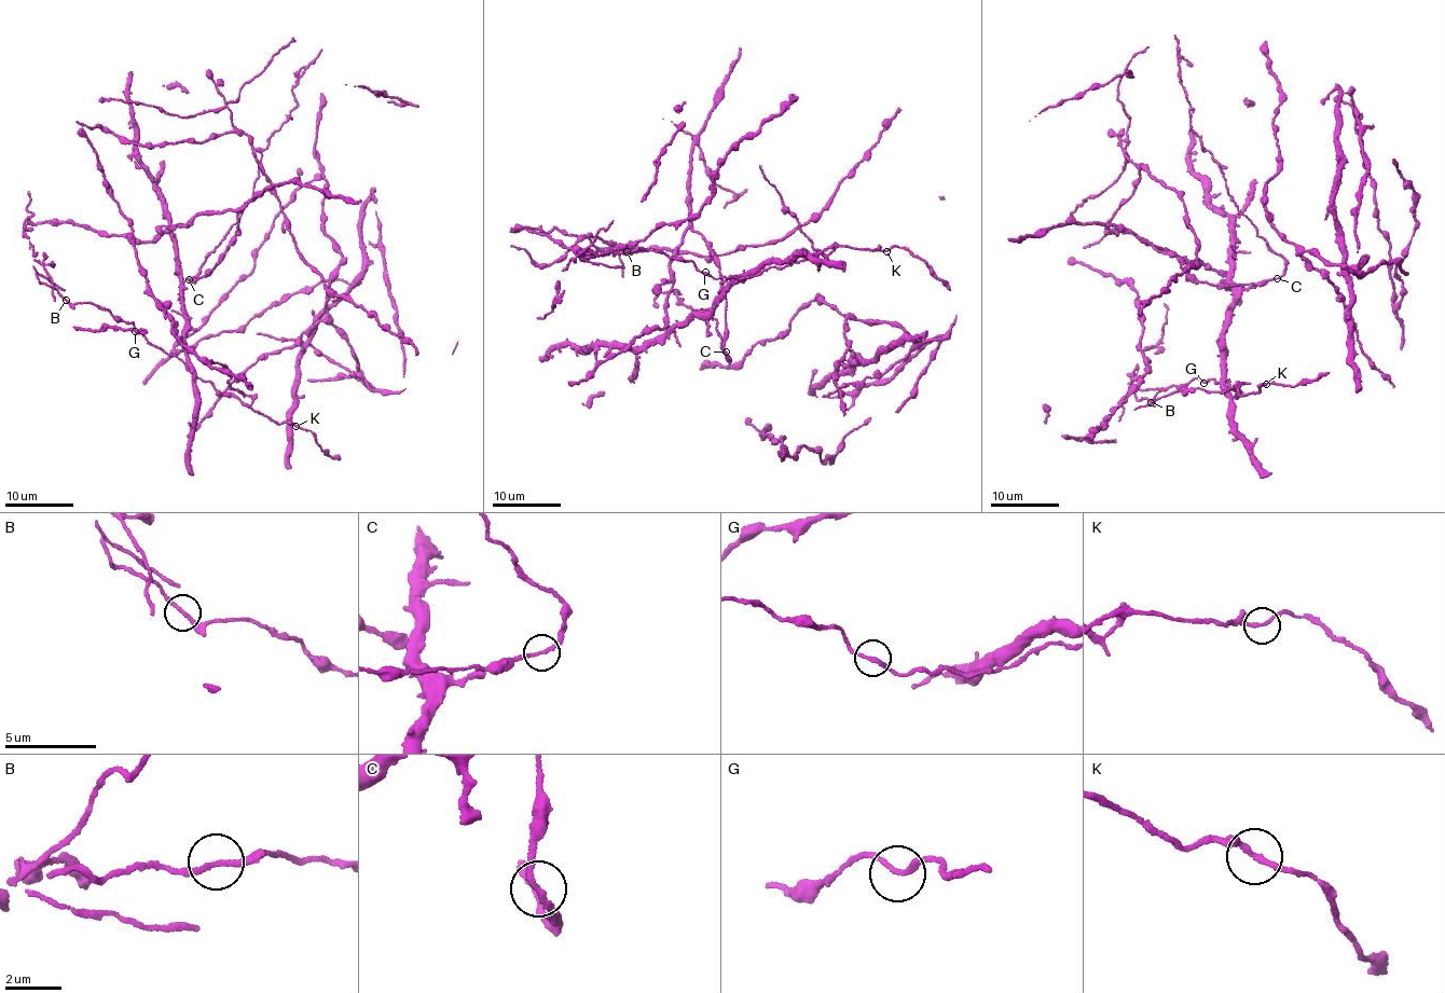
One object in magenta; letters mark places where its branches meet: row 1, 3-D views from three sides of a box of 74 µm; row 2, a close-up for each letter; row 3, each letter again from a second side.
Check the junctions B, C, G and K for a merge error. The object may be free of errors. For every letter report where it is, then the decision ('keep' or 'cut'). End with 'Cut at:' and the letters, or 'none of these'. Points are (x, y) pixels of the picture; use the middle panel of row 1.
B: at (627, 251); keep
C: at (726, 352); cut
G: at (705, 272); keep
K: at (886, 251); keep
Cut at: C

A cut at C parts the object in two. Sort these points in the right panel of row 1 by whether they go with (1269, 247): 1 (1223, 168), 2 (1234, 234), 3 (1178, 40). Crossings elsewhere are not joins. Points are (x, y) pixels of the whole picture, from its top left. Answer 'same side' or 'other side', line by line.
1: same side
2: other side
3: same side

